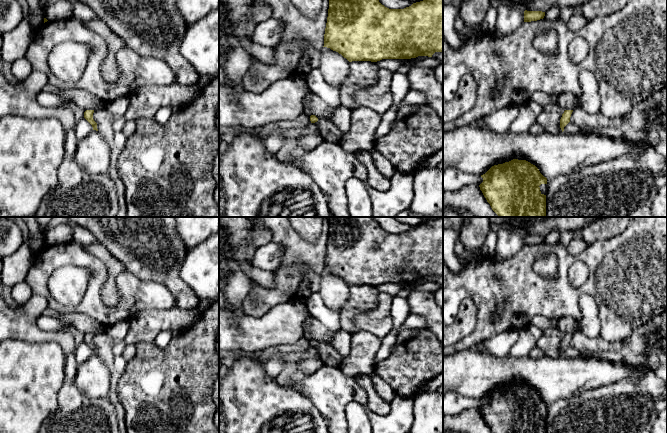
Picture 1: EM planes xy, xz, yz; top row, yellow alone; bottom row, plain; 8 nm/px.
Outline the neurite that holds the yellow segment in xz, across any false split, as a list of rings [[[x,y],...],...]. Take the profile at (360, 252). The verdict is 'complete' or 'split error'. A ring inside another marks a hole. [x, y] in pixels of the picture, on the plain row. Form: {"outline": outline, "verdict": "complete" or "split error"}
{"outline": [[[329,217],[329,233],[324,258],[324,270],[338,276],[349,286],[371,285],[377,286],[382,283],[411,283],[418,280],[432,281],[435,276],[443,276],[443,217],[427,223],[413,227],[404,233],[389,233],[382,229],[374,220],[374,217]]], "verdict": "complete"}

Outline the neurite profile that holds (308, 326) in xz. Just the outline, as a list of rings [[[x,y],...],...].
[[[308,313],[304,323],[303,323],[303,337],[309,340],[312,337],[312,332],[316,328],[313,321],[314,317]]]

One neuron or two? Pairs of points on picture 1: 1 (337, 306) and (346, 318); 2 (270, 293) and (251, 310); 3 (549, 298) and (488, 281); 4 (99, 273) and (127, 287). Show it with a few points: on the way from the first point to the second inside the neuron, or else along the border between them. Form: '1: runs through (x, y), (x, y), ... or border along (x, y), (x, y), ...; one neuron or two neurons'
1: border along (350, 288), (348, 303), (339, 313); two neurons
2: runs through (268, 299), (257, 310); one neuron
3: runs through (534, 295), (521, 294), (512, 285), (503, 284); one neuron
4: runs through (96, 291), (105, 310), (121, 305); one neuron

